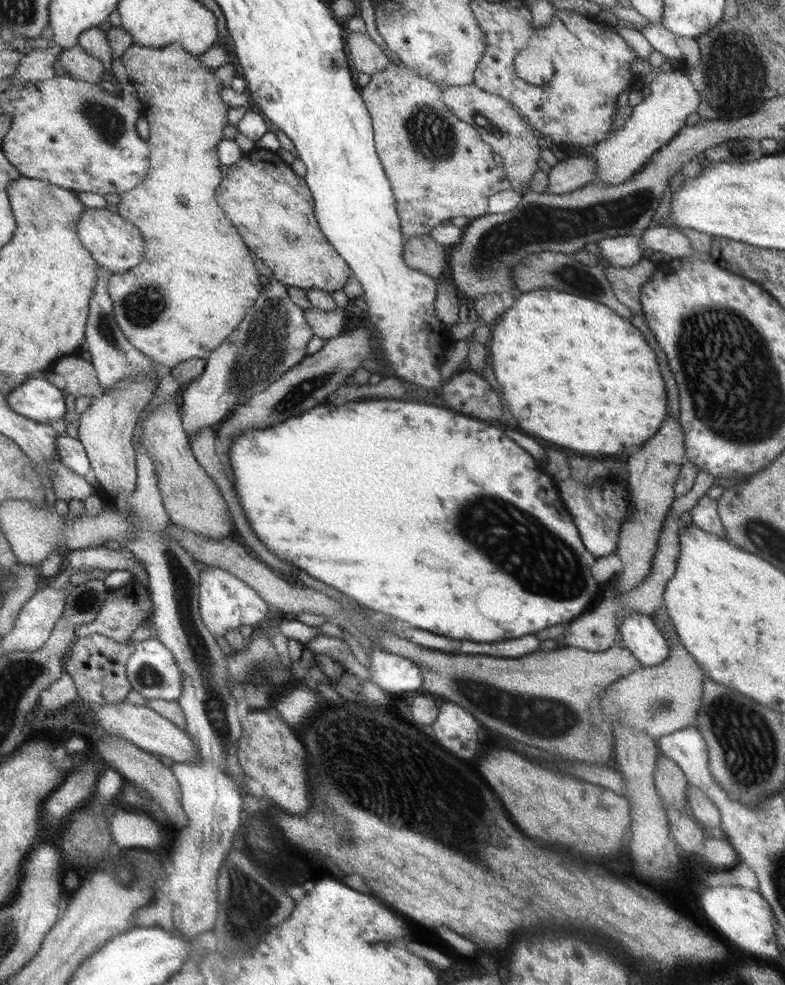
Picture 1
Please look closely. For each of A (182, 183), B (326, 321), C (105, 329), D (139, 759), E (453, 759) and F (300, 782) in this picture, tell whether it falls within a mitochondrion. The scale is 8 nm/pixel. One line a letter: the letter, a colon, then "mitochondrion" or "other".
A: other
B: other
C: mitochondrion
D: other
E: other
F: other

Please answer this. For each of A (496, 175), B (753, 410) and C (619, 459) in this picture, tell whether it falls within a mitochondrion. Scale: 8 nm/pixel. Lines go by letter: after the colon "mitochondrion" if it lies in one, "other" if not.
A: other
B: mitochondrion
C: other

